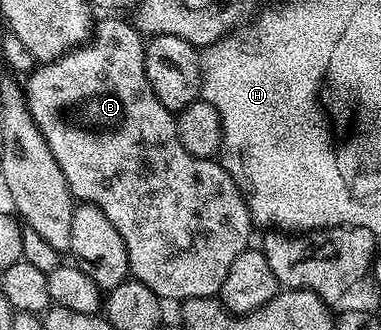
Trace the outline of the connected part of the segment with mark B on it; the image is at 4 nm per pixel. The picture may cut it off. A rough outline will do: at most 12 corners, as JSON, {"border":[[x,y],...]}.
{"border":[[107,17],[25,82],[71,194],[160,299],[218,294],[252,244],[181,147],[144,38]]}

